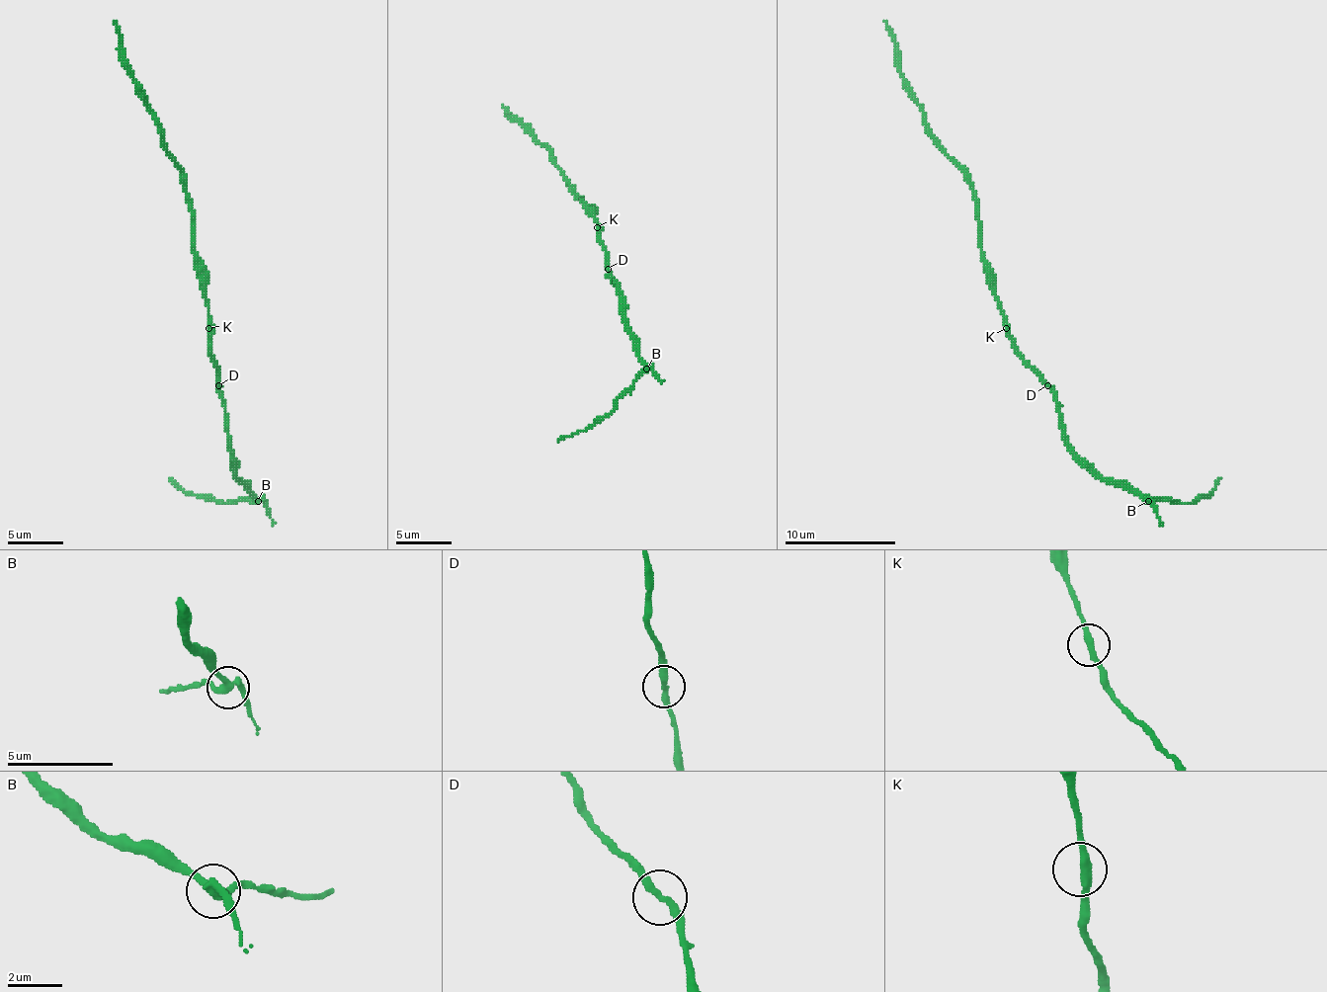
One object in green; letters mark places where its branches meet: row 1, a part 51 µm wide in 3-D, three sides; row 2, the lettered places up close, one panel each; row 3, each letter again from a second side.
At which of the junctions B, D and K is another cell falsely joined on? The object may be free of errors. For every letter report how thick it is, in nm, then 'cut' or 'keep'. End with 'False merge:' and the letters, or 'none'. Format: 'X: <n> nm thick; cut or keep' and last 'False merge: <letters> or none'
B: 280 nm thick; cut
D: 280 nm thick; keep
K: 300 nm thick; keep
False merge: B

